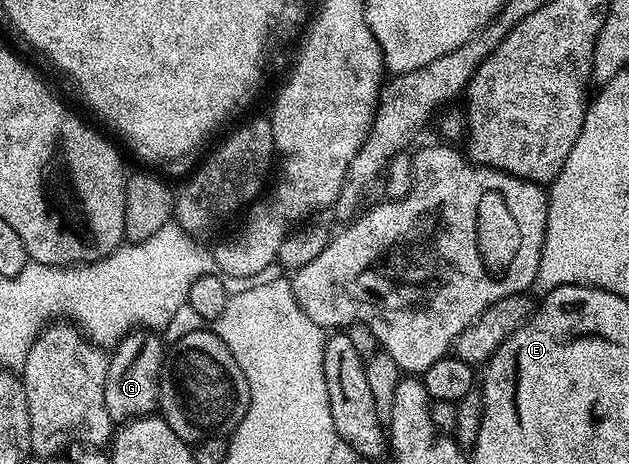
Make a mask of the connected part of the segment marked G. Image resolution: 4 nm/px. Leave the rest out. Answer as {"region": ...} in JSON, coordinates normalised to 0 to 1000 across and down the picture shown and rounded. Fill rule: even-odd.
{"region":[[[218,707],[184,739],[184,765],[180,761],[172,774],[169,810],[169,888],[175,888],[180,912],[196,914],[210,901],[227,901],[250,881],[258,849],[251,817],[264,778],[264,746],[254,739],[254,726],[253,718]]]}

